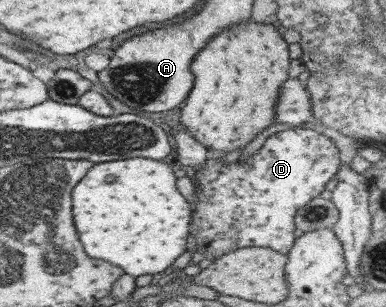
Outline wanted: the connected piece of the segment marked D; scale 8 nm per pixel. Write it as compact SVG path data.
M298 126L270 135L244 163L239 160L222 163L220 159L224 152L207 149L206 163L192 175L192 181L188 181L194 185L196 197L190 223L190 239L194 241L192 244L196 252L202 253L206 259L215 259L236 249L256 247L286 255L295 241L291 235L295 229L294 214L307 201L318 197L326 183L335 177L341 166L339 154L339 149L330 139L312 129Z

